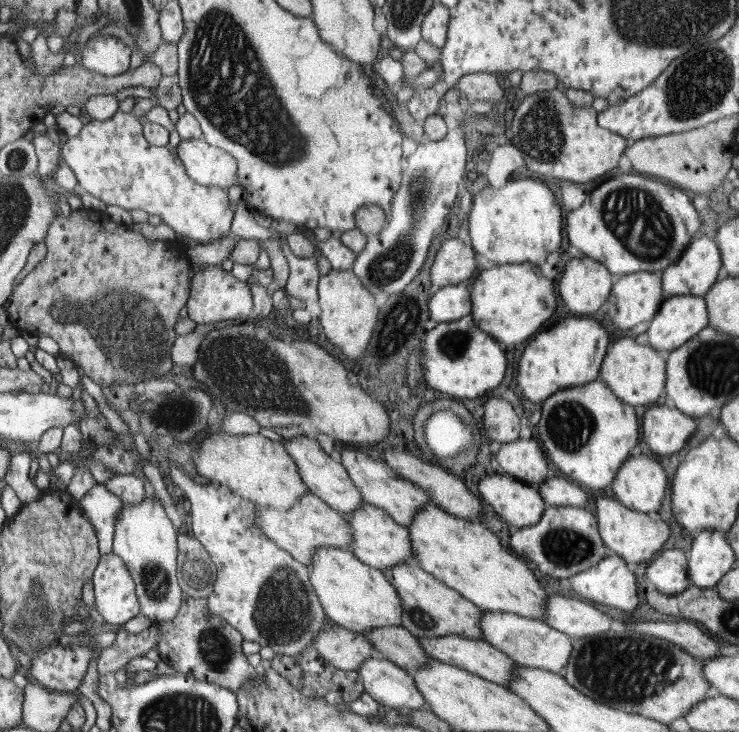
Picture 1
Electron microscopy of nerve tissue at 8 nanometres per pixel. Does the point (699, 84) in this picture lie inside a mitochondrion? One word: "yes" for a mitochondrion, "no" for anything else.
yes

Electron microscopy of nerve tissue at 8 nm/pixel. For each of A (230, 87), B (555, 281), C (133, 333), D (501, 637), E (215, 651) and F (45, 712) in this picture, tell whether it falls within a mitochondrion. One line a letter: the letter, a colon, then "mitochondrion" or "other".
A: mitochondrion
B: other
C: mitochondrion
D: other
E: mitochondrion
F: other

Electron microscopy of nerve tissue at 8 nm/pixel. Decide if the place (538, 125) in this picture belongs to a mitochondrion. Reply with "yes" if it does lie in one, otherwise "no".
yes

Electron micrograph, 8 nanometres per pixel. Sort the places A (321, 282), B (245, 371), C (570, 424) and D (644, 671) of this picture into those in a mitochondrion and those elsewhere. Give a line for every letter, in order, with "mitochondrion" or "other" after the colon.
A: other
B: mitochondrion
C: mitochondrion
D: mitochondrion

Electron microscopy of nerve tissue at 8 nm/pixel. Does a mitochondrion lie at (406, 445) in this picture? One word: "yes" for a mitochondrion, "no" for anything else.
no

